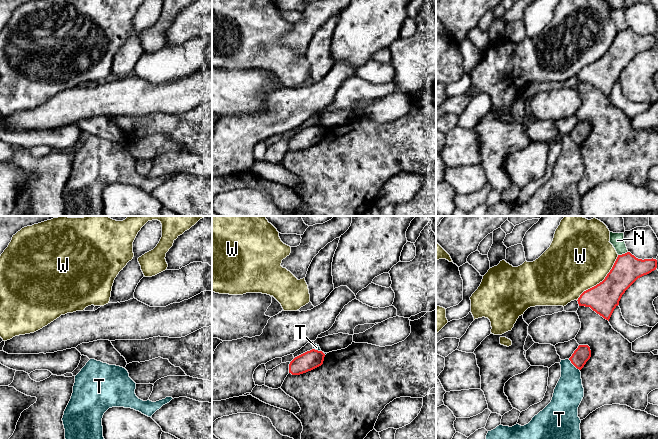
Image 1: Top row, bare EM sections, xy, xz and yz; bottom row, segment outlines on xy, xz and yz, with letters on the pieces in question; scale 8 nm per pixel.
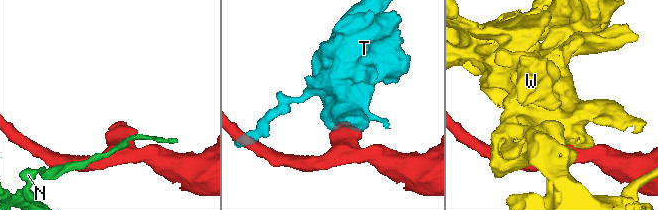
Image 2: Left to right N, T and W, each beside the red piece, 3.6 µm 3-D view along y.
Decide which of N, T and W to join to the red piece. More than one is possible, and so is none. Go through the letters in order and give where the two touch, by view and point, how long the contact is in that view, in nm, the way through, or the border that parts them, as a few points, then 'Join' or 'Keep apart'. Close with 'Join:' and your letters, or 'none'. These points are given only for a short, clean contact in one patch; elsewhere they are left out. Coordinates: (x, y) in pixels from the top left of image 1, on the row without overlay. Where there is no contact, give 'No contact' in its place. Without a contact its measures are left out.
N: Touches red at yz (622, 30). Shared border 90 nm. Keep apart
T: Touches red at yz (574, 141). Shared border 130 nm. Boundary: yz (568, 135), (579, 146). Keep apart
W: Touches red at yz (602, 57). Shared border 500 nm. Keep apart
Join: none

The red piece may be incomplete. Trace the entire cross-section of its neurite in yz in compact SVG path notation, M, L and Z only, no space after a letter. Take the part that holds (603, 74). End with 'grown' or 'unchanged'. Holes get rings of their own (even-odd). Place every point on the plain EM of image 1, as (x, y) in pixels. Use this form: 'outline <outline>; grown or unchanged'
outline M630 28L618 31L605 55L584 67L577 76L578 80L590 83L609 97L625 67L638 54L651 49L656 44L656 35L638 35Z; unchanged

